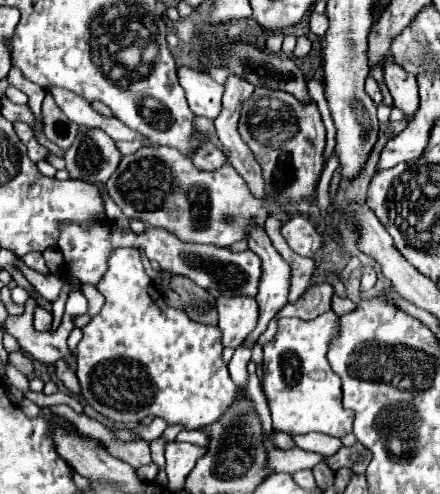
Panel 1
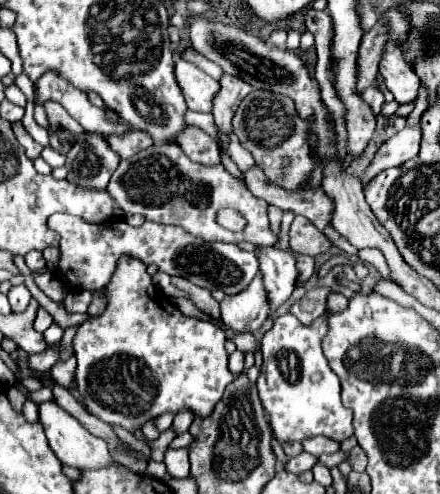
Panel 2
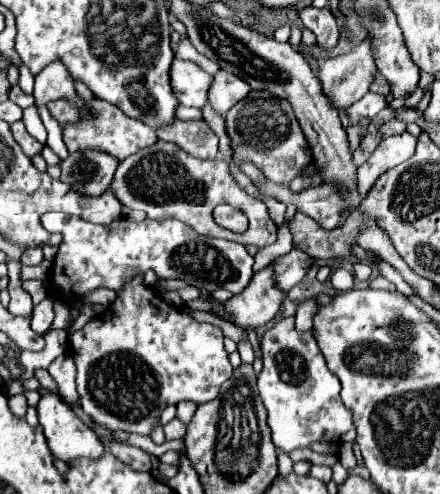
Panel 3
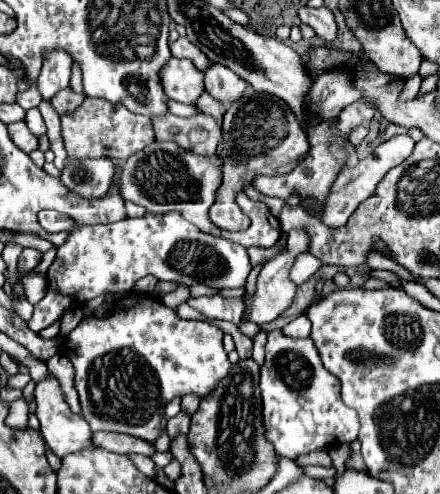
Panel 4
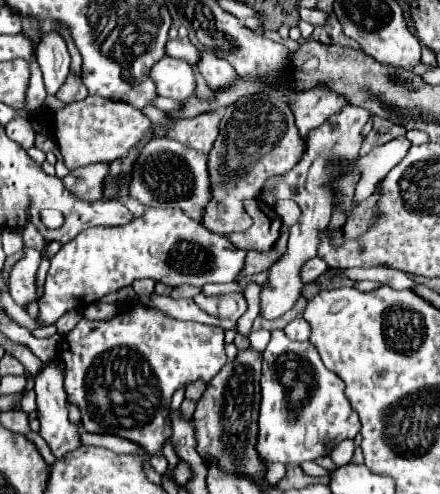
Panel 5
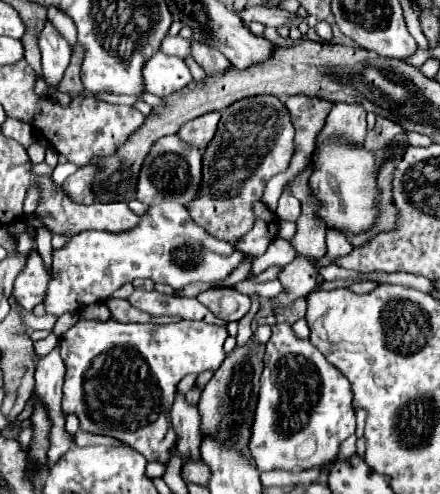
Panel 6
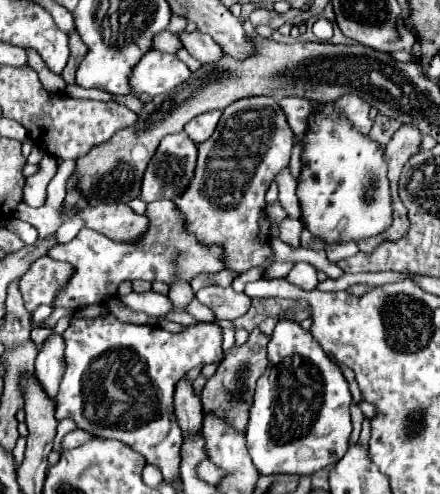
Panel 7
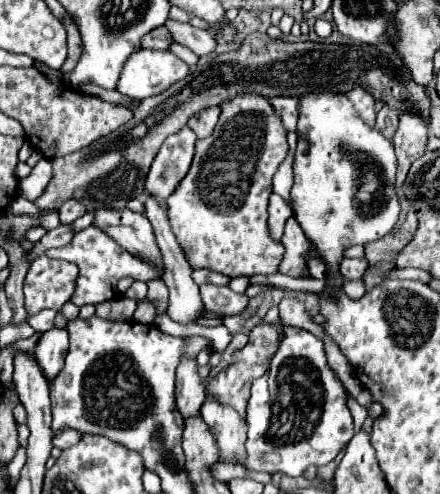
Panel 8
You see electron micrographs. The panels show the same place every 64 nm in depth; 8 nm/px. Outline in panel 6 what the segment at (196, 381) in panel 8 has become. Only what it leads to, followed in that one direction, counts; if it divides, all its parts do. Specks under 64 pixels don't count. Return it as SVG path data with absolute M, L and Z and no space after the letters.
M178 396L170 410L172 428L176 432L176 450L180 456L192 456L192 462L200 462L200 416L196 406L190 406L184 396Z

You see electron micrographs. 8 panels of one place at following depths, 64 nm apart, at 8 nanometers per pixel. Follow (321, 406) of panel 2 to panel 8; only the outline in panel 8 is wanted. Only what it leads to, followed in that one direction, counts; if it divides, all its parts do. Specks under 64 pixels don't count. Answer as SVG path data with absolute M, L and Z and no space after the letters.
M284 326L280 332L278 350L272 356L268 372L252 386L252 400L246 408L248 440L244 465L256 472L282 472L284 476L302 476L310 466L326 466L346 448L348 440L354 436L352 416L346 400L348 394L342 380L336 376L336 372L332 372L332 368L328 368L324 342L304 328L300 330L296 326Z

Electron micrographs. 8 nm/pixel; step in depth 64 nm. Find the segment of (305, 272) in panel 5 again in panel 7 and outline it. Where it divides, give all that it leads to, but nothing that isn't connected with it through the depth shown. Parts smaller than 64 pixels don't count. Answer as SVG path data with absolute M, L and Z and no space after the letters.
M336 242L328 245L326 254L330 262L338 262L342 258L350 258L358 252L356 242Z

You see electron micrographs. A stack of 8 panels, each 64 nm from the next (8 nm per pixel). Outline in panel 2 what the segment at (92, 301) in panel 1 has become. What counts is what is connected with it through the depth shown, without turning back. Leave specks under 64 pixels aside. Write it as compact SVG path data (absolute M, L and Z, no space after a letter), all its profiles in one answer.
M95 293L91 304L88 307L87 313L89 316L98 316L103 313L106 308L106 299L100 294Z

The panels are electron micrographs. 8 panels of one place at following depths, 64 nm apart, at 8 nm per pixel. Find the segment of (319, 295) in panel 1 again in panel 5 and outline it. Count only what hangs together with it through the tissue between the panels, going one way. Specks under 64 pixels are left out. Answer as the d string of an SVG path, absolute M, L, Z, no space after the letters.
M296 318L296 320L292 320L292 322L284 328L284 334L286 334L290 340L308 340L308 336L310 336L308 322L306 322L304 318Z

